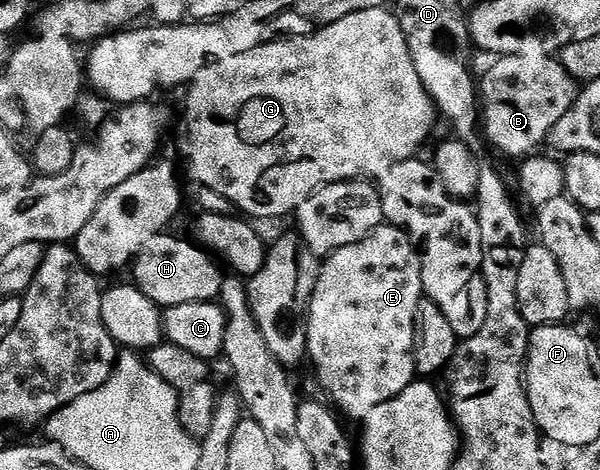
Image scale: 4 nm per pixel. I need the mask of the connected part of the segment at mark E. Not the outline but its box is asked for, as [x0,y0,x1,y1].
[307,223,425,419]

